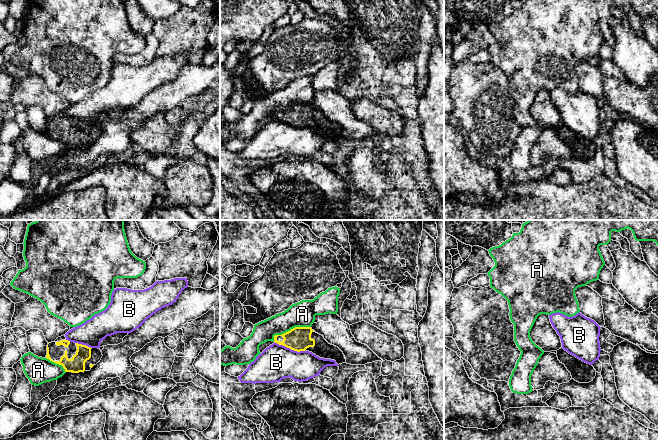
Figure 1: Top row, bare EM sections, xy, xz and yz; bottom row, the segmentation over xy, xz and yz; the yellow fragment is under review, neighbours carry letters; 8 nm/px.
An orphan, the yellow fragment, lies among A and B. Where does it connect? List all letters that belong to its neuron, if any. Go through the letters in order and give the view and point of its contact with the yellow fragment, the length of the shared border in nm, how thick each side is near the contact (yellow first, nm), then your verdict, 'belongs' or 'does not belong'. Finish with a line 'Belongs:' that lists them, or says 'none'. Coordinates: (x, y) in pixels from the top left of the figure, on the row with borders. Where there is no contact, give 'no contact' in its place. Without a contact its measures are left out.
A: xz (290, 330) | 320 nm | 190/200 nm | does not belong
B: xz (289, 347) | 260 nm | 190/280 nm | does not belong
Belongs: none

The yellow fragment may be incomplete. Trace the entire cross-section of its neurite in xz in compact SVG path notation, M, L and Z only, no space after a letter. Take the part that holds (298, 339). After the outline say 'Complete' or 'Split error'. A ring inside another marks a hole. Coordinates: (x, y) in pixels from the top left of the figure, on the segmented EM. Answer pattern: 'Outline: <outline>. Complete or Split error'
Outline: M295 327L282 335L275 335L274 342L297 352L309 351L320 358L335 360L338 365L346 363L343 352L338 347L329 344L322 335L314 332L311 327Z. Split error

